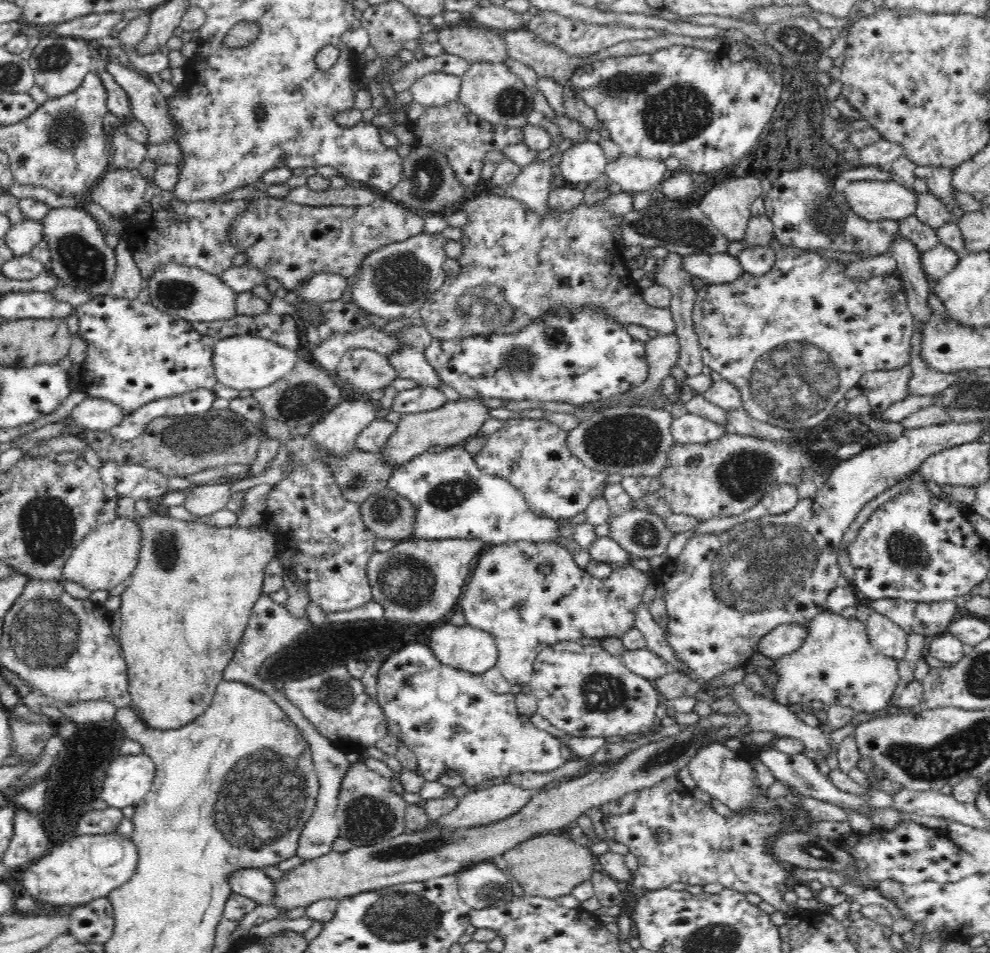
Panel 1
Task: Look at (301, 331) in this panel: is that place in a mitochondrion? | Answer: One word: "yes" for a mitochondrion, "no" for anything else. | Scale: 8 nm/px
no

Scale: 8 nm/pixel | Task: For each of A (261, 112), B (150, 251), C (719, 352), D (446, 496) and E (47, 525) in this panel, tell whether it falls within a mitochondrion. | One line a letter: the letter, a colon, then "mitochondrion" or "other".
A: mitochondrion
B: other
C: other
D: mitochondrion
E: mitochondrion

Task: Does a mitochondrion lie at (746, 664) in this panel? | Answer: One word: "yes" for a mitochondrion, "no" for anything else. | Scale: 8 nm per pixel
no

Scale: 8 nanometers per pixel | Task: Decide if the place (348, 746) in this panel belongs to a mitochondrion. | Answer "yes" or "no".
no

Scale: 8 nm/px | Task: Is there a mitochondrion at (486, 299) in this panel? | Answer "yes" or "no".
yes

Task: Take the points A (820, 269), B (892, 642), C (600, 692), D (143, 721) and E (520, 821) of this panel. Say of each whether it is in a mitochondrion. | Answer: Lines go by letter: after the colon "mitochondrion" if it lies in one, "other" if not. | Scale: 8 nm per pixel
A: other
B: other
C: mitochondrion
D: other
E: mitochondrion

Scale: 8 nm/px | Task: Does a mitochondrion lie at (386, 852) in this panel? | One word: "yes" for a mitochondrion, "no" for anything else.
yes

